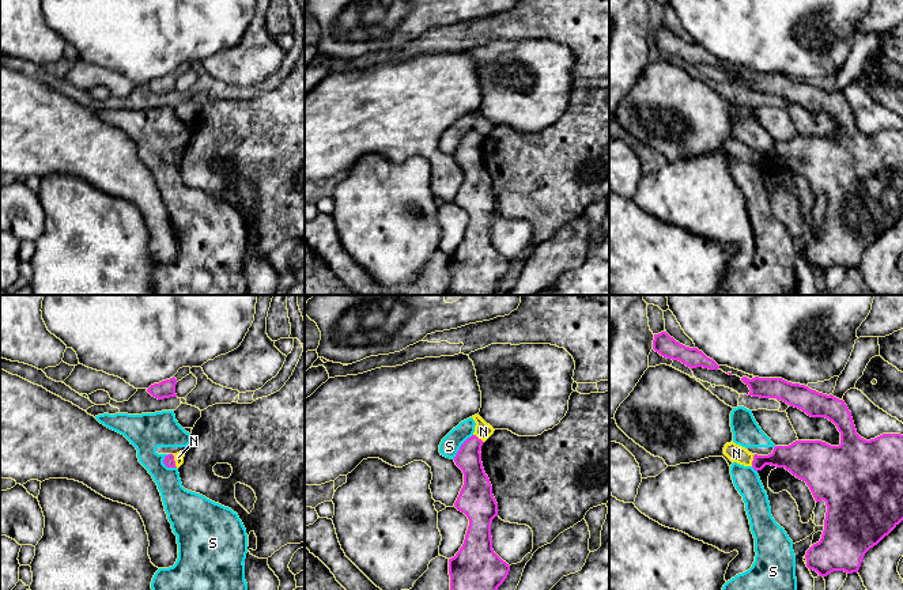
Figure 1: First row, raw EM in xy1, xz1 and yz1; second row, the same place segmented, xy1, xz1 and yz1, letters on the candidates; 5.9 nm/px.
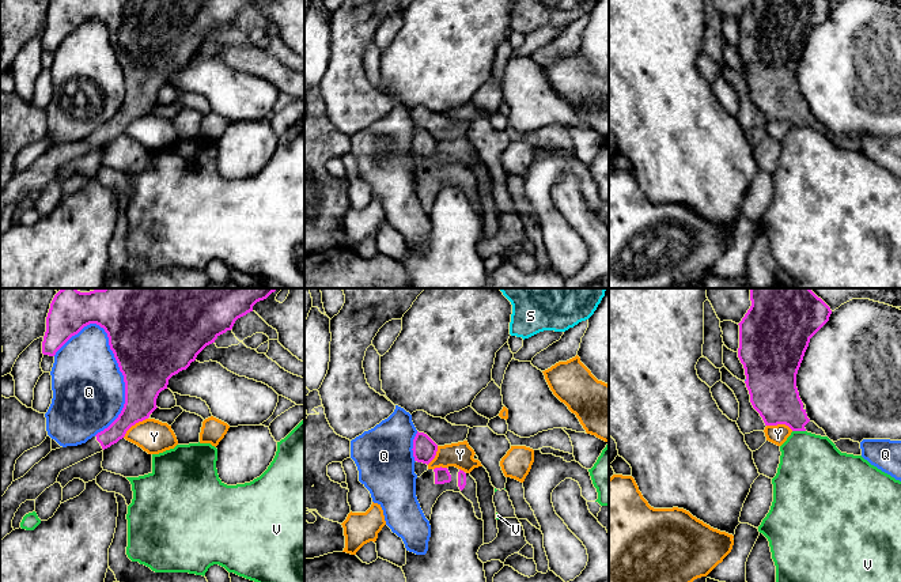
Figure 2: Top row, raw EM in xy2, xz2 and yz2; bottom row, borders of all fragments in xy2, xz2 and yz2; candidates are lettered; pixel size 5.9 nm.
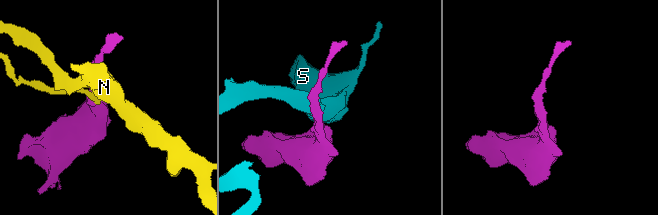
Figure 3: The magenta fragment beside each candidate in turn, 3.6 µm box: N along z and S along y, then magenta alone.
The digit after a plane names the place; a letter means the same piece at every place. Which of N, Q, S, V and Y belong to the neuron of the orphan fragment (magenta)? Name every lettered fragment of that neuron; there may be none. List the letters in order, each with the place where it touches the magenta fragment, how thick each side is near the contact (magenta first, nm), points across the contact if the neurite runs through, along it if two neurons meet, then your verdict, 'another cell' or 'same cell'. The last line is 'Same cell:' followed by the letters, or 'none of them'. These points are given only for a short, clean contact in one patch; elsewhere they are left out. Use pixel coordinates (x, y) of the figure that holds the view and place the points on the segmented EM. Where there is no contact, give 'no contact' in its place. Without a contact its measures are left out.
N: xy1 (174, 461) | 70/60 nm | along xy1 (172, 454), (177, 466) | another cell
Q: xy2 (124, 378) | 440/440 nm | another cell
S: xz1 (461, 446) | 160/120 nm | along xz1 (472, 434), (453, 458) | another cell
V: yz2 (799, 430) | 280/400 nm | along yz2 (792, 430), (805, 431) | another cell
Y: xy2 (133, 424) | 220/200 nm | along xy2 (147, 418), (136, 422), (122, 437) | another cell
Same cell: none of them

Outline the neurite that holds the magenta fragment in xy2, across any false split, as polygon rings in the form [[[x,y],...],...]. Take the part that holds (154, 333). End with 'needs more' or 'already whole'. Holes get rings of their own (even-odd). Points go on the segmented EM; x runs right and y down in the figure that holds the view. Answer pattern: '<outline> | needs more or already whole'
[[[61,288],[46,317],[42,354],[54,356],[84,326],[99,325],[107,333],[110,349],[124,375],[125,404],[118,417],[86,443],[52,450],[23,477],[12,481],[0,496],[0,541],[14,530],[12,519],[22,503],[35,500],[57,481],[61,470],[110,447],[132,426],[148,419],[158,408],[156,398],[167,389],[169,379],[186,370],[207,345],[231,330],[238,318],[253,311],[257,302],[275,291],[276,288],[103,288],[80,292],[76,288]]] | needs more

